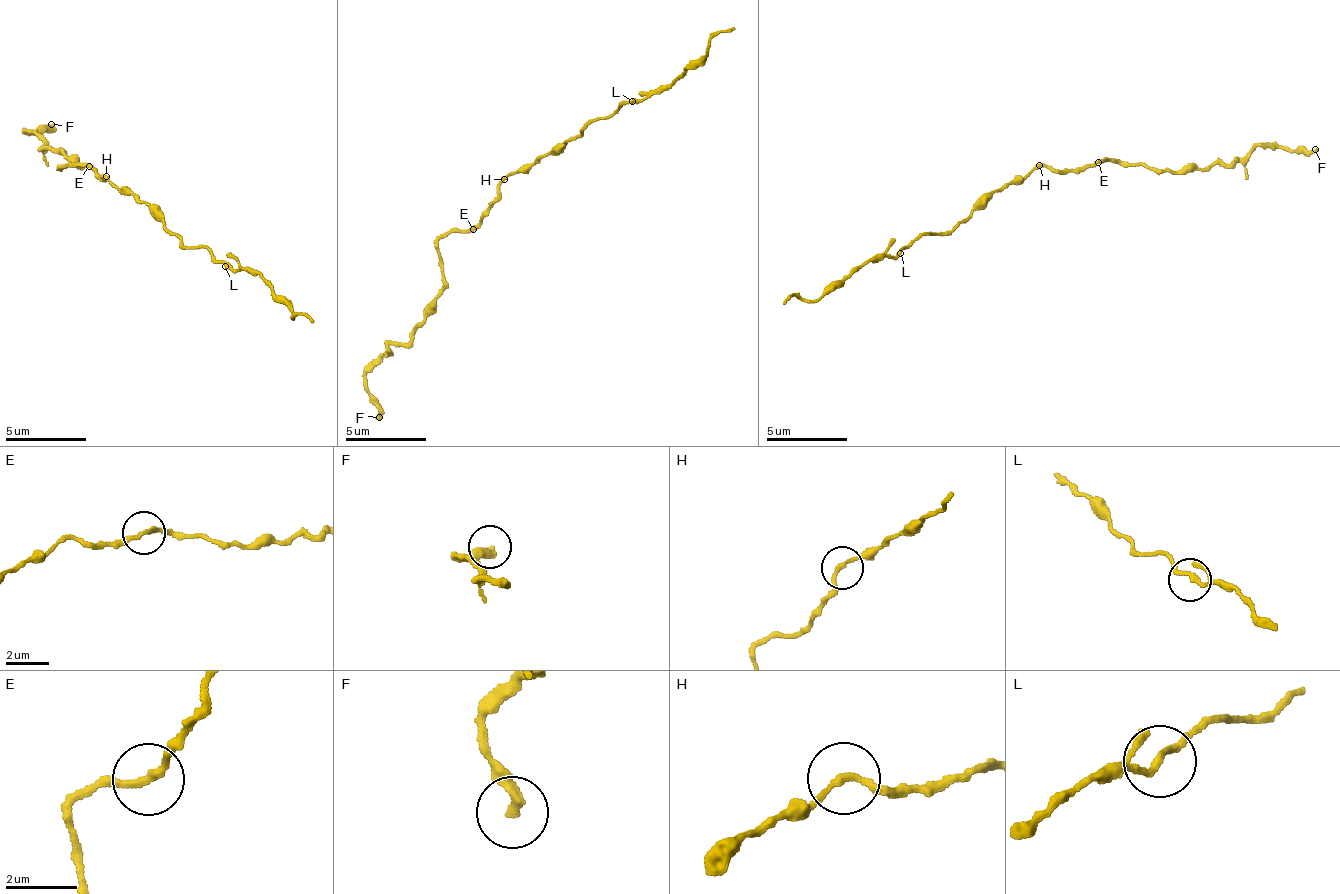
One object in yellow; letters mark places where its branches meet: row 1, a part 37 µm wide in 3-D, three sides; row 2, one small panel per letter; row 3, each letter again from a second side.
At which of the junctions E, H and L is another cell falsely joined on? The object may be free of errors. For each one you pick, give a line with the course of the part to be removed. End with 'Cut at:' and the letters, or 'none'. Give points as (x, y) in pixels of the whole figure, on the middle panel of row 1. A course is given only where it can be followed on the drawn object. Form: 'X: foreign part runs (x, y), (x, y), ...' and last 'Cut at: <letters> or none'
Cut at: none

